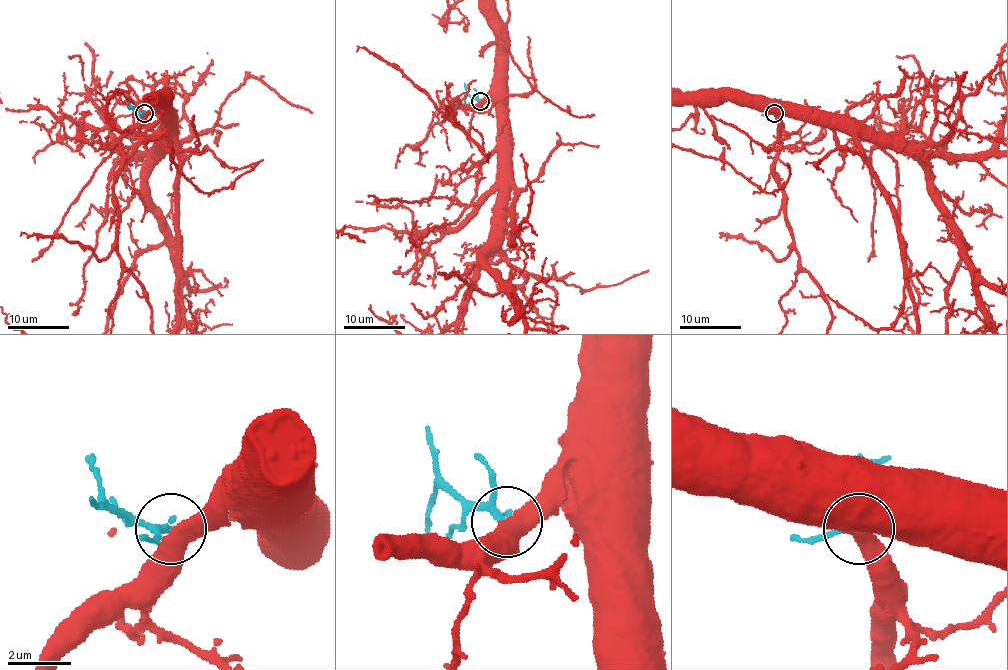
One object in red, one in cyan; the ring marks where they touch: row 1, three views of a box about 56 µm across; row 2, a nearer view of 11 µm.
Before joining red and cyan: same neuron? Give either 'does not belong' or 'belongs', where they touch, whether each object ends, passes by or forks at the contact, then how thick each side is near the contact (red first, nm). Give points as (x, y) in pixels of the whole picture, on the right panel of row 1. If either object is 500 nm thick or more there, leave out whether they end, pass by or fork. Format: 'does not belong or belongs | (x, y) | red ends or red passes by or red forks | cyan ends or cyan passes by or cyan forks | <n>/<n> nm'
belongs | (774, 113) | red passes by | cyan passes by | 480/190 nm

